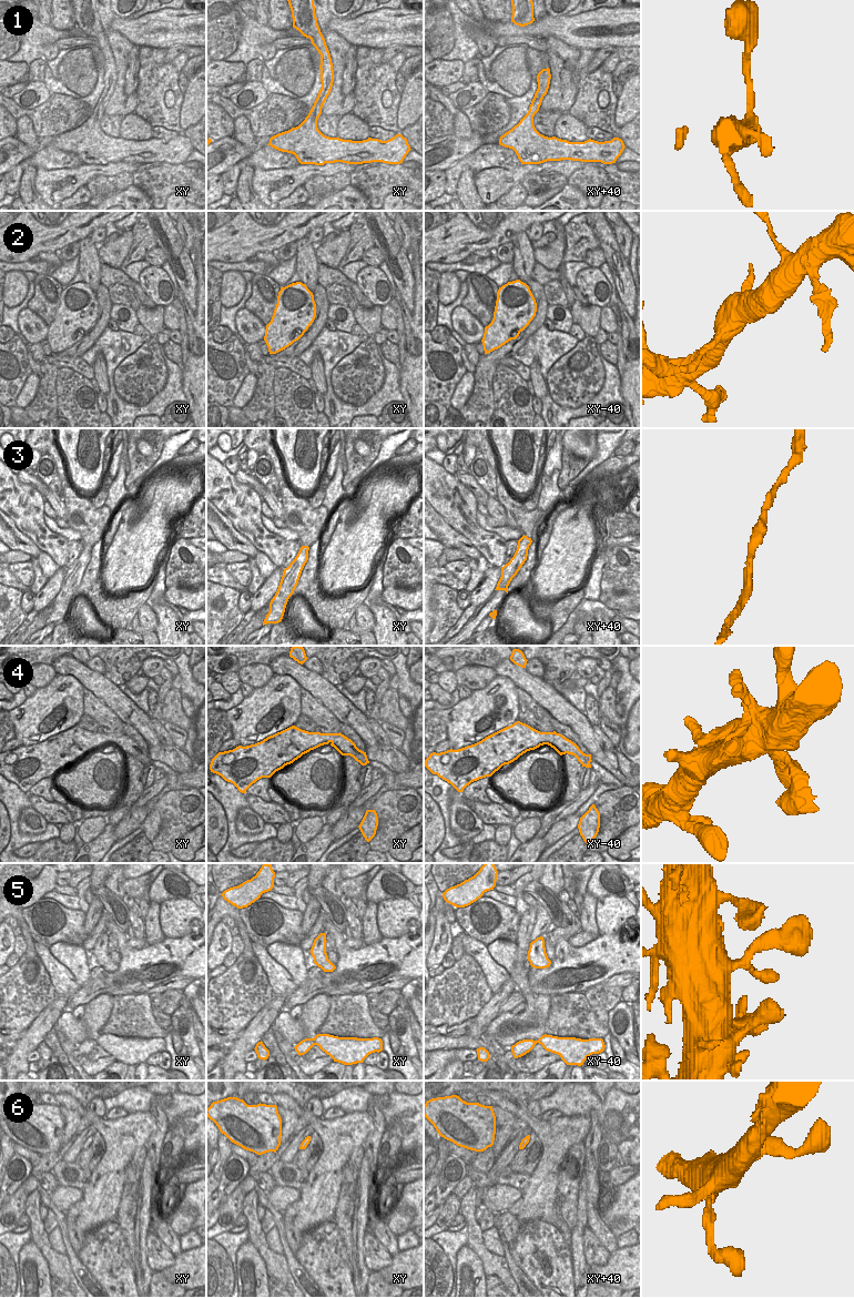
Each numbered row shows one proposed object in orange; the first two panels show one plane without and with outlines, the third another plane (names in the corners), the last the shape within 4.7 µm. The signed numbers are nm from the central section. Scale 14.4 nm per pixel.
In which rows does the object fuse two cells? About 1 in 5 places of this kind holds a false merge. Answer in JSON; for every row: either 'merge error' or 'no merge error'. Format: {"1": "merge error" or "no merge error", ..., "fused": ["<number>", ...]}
{"1": "no merge error", "2": "no merge error", "3": "merge error", "4": "no merge error", "5": "no merge error", "6": "no merge error", "fused": ["3"]}

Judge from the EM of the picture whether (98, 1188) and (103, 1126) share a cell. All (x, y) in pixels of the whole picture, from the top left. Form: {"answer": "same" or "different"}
{"answer": "same"}

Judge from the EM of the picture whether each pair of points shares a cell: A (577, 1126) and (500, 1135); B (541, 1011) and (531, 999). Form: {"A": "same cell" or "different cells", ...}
{"A": "different cells", "B": "same cell"}

